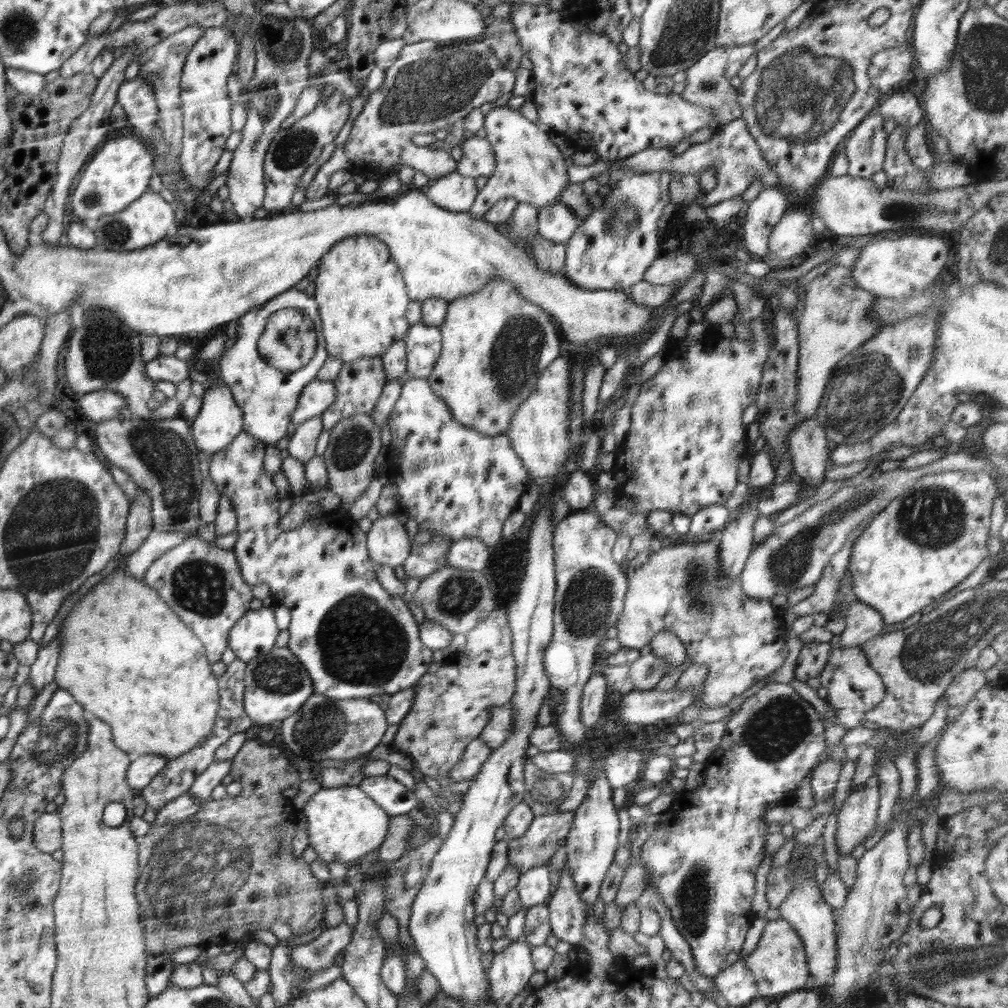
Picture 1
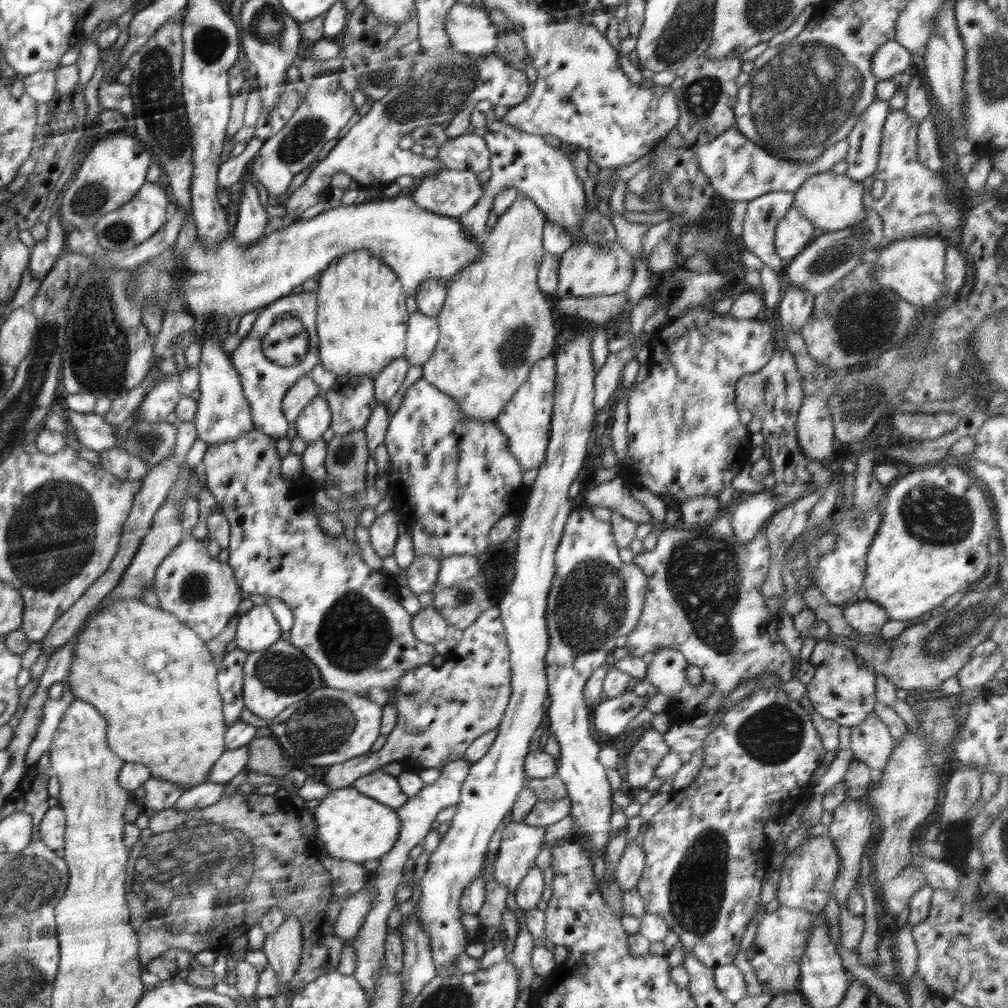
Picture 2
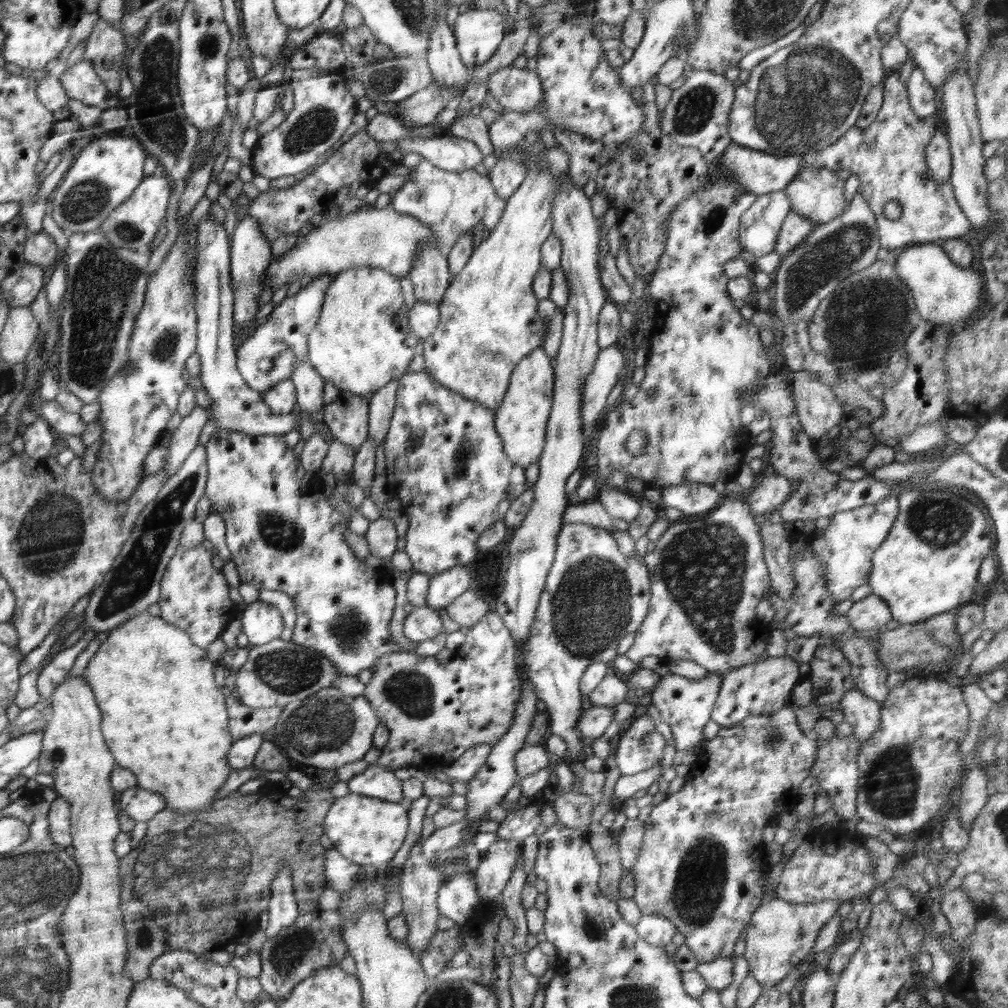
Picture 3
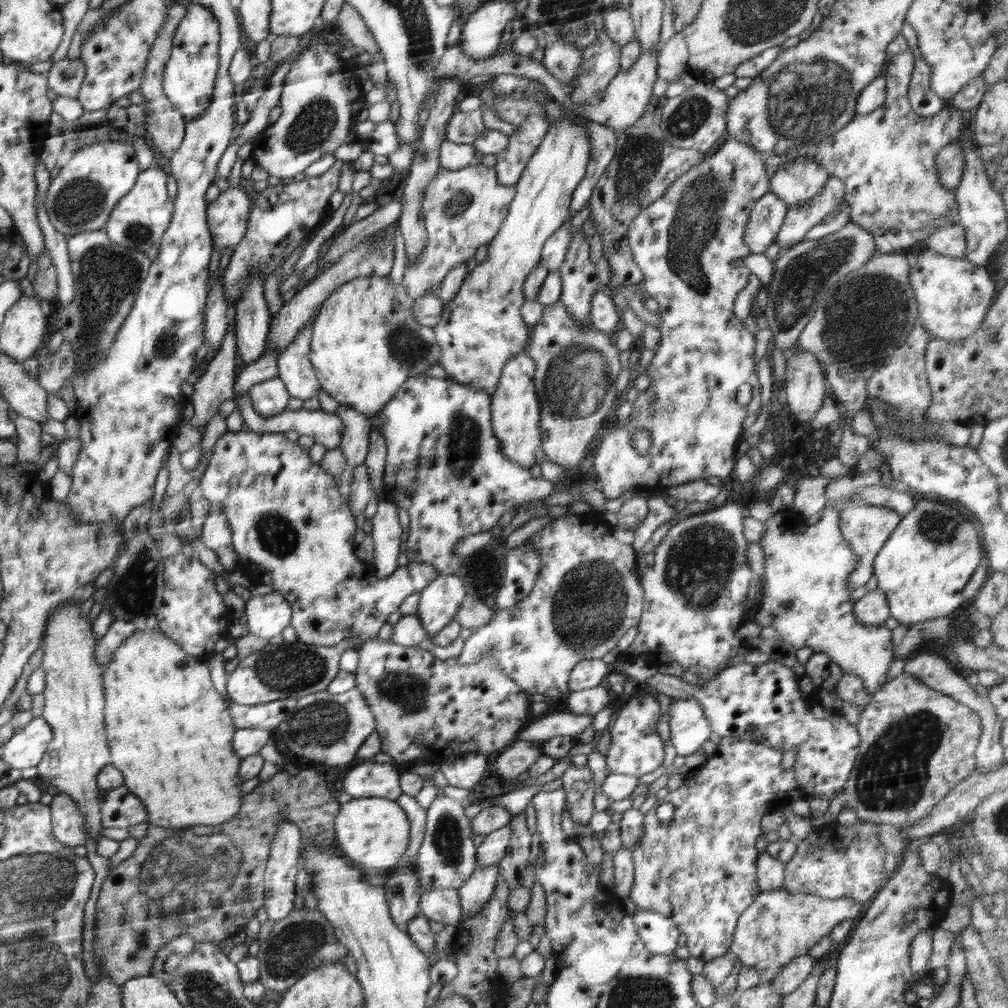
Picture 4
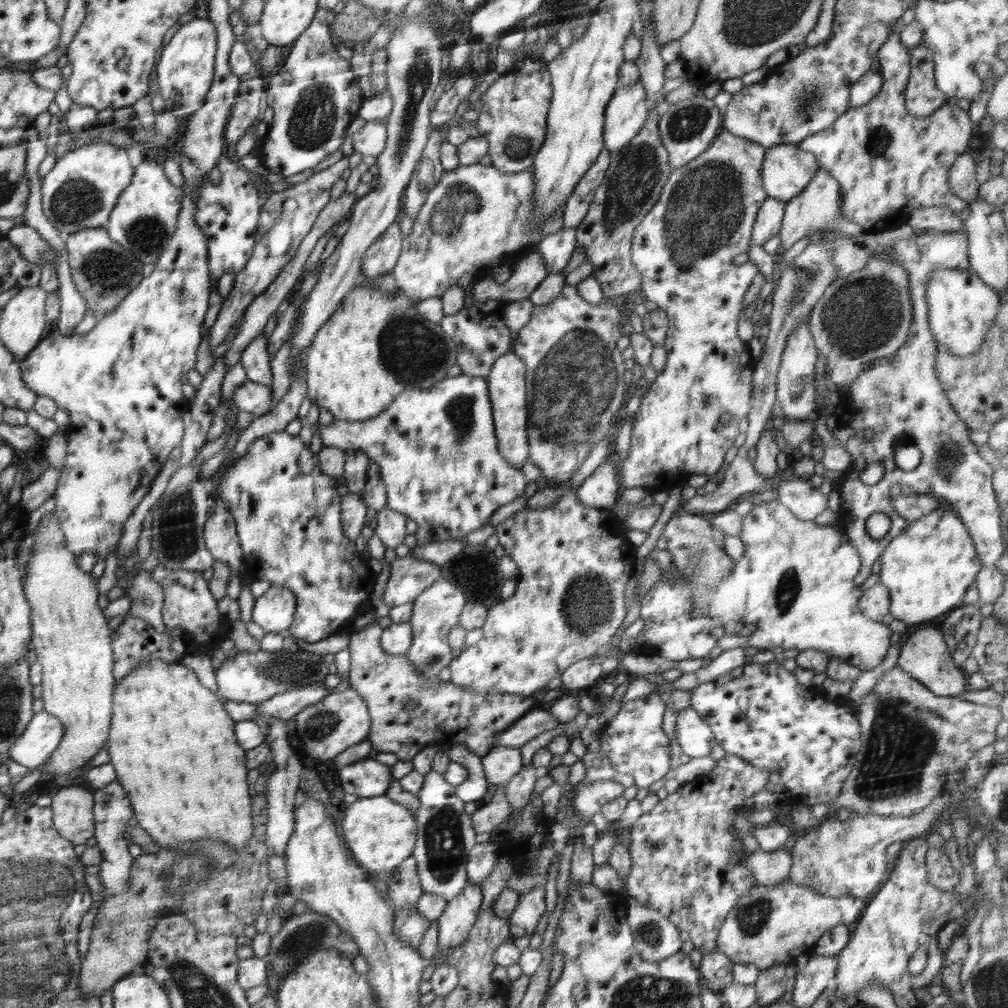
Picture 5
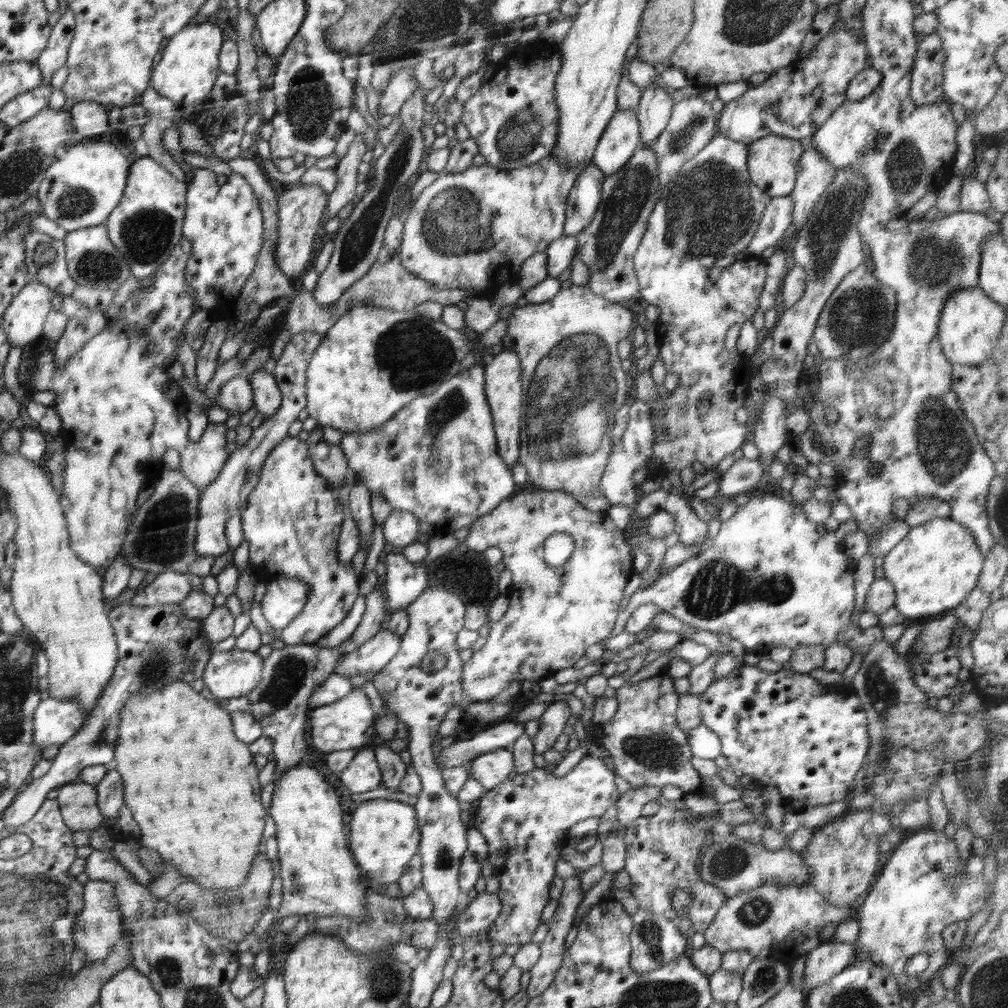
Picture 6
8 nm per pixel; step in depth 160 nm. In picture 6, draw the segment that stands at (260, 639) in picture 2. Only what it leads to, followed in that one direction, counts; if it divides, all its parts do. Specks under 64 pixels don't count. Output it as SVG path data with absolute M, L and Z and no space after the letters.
M278 578L267 585L260 608L271 628L280 631L304 609L308 601L309 585L296 578Z

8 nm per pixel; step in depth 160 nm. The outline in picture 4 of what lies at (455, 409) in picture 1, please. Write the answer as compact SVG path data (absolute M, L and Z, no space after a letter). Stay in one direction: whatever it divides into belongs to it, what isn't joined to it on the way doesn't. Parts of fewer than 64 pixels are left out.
M566 118L566 120L560 120L560 124L558 122L549 124L544 140L530 157L520 180L515 184L516 197L510 203L508 214L498 234L488 246L486 259L467 273L454 300L443 303L441 319L433 329L436 334L436 344L441 349L438 365L446 370L446 379L482 389L491 396L496 390L504 364L513 356L524 353L528 348L532 327L521 319L520 309L527 300L523 291L523 282L525 276L540 264L546 240L562 226L562 223L571 219L569 210L572 194L584 178L590 159L590 138L588 138L588 132L584 132L580 122Z

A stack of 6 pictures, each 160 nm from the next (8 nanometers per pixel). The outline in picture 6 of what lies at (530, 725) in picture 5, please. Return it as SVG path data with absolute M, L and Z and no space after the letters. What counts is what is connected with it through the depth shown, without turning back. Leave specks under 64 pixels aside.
M504 721L490 728L478 731L470 737L460 737L457 743L443 748L437 764L442 768L462 766L469 770L469 762L478 755L496 749L510 748L511 744L524 733L526 722Z

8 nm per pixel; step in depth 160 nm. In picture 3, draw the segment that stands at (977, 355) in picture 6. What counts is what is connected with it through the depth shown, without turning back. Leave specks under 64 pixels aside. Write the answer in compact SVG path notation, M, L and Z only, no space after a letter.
M939 242L920 243L918 246L898 250L893 254L896 274L907 284L916 303L922 322L930 322L935 326L964 324L982 300L982 278L971 266L964 269L954 264Z

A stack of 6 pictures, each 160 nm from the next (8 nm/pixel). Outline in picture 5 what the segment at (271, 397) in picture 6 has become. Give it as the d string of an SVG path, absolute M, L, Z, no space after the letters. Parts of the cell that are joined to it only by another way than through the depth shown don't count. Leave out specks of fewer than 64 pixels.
M263 334L254 337L248 347L242 351L239 363L244 367L247 380L271 386L273 372L271 371L271 356L267 351L268 339Z

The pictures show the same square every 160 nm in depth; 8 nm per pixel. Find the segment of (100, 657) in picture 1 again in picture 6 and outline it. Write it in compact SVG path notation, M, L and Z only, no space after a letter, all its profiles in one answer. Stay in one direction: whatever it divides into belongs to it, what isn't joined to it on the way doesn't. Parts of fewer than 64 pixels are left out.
M178 681L156 692L149 692L148 694L137 692L137 694L133 694L128 703L125 704L121 716L120 735L117 738L115 759L112 761L112 765L120 773L123 782L123 799L126 806L130 808L134 820L140 827L142 834L140 843L160 854L163 862L175 864L177 871L182 876L187 876L187 878L197 882L204 888L212 888L212 891L239 888L246 880L247 874L251 872L252 861L259 852L258 846L260 846L260 840L262 840L266 811L260 801L259 770L256 763L254 763L254 756L248 748L249 744L238 740L234 734L231 713L226 712L218 702L206 700L200 692L192 690L188 683Z

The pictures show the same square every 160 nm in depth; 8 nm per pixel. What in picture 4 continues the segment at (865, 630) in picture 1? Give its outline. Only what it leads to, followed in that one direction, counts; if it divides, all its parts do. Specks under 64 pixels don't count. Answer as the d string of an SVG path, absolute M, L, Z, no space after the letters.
M880 589L868 590L863 598L855 602L852 616L858 624L876 627L891 617L885 592Z

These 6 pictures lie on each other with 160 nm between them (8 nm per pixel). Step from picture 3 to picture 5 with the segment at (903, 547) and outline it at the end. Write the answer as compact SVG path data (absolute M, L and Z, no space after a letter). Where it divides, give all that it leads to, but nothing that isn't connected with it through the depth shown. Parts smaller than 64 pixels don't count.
M940 506L916 522L908 523L904 532L888 544L879 560L882 562L879 583L889 590L889 613L894 619L907 625L931 622L934 618L963 605L964 593L974 585L978 572L983 568L966 525L956 513Z

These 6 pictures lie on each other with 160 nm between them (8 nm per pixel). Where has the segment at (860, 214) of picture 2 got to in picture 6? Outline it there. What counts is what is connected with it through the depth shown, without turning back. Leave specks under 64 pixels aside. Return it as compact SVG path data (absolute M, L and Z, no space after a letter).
M768 136L747 146L747 162L745 172L747 179L771 198L790 195L794 190L798 172L798 159L803 151L803 145L795 139L785 139L780 136Z

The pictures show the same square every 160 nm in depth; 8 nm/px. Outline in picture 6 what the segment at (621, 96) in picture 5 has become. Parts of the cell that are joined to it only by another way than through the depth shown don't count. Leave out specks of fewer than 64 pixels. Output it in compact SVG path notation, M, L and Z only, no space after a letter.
M618 109L610 119L608 127L600 138L591 163L599 168L604 176L618 172L640 146L640 126L637 110Z

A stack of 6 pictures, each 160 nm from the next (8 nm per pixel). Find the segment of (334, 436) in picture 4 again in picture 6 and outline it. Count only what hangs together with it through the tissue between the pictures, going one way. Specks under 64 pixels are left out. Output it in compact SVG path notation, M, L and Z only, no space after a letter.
M475 364L456 374L456 376L438 386L434 392L411 400L388 422L376 430L371 430L370 432L344 432L342 443L339 447L346 455L348 468L354 470L357 478L368 487L371 493L381 492L381 495L392 506L393 510L411 512L418 520L442 527L444 530L452 533L460 530L460 528L469 527L476 519L479 519L483 514L492 512L492 509L495 509L500 502L512 498L518 492L518 486L515 484L512 476L512 466L506 465L497 451L497 438L493 425L493 416L485 393L485 370L480 365Z

